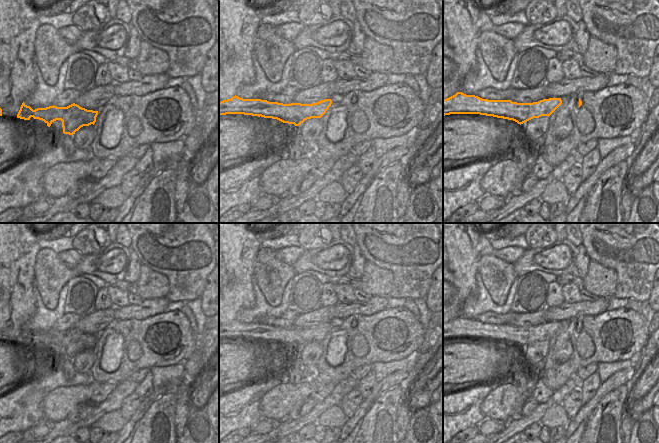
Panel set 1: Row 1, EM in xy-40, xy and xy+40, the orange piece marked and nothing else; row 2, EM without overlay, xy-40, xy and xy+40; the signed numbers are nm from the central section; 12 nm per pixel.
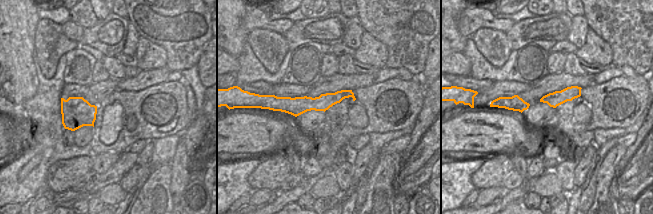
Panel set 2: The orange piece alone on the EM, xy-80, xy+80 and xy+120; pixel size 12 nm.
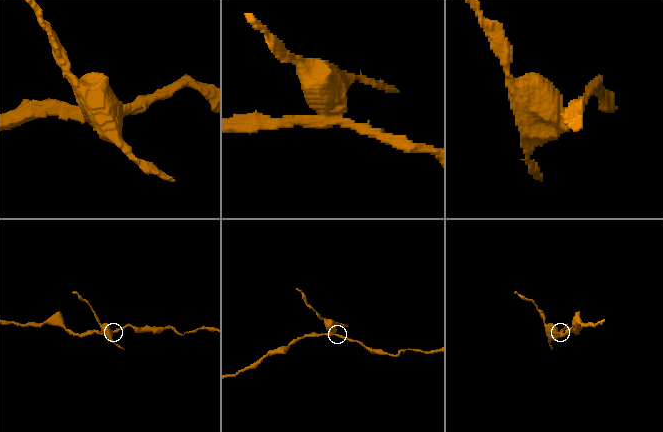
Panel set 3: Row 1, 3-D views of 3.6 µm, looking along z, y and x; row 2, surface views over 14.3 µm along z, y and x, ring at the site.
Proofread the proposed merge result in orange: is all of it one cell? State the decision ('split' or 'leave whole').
split

